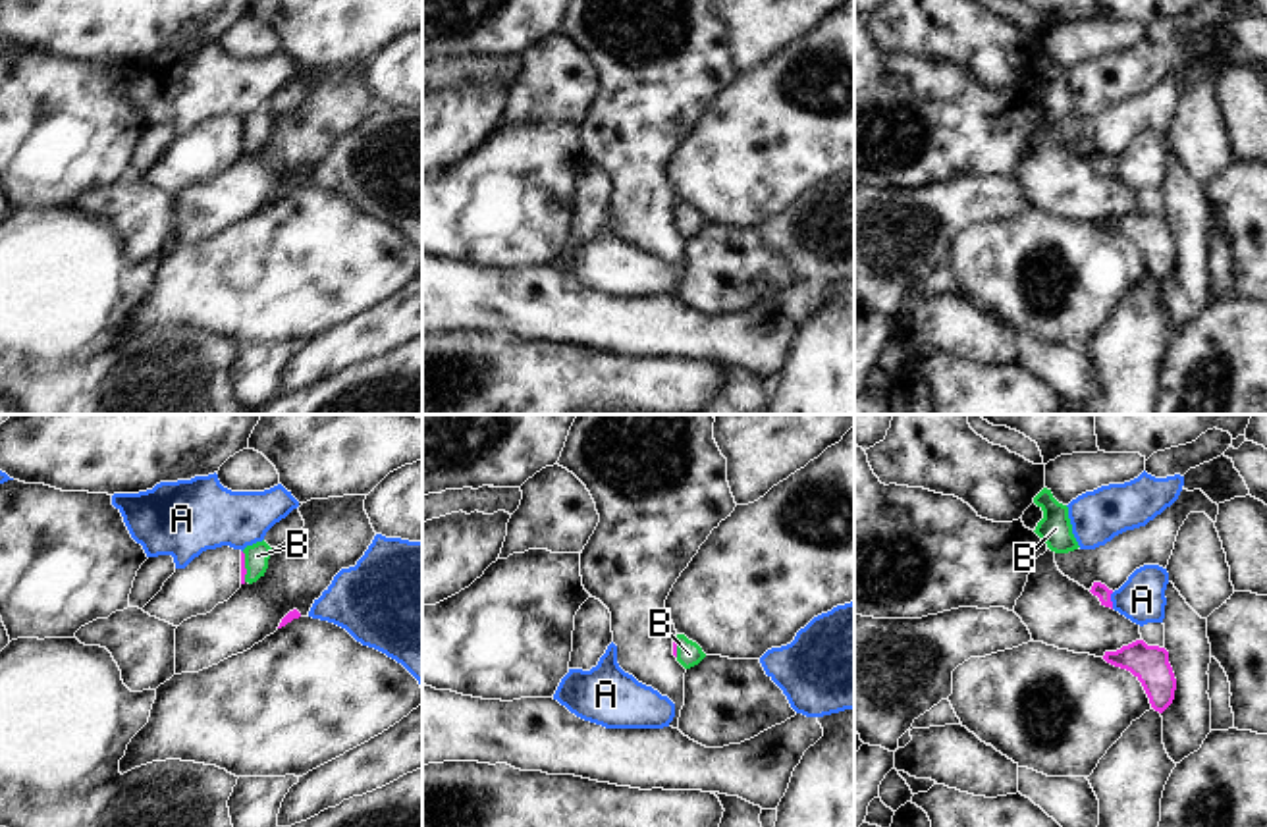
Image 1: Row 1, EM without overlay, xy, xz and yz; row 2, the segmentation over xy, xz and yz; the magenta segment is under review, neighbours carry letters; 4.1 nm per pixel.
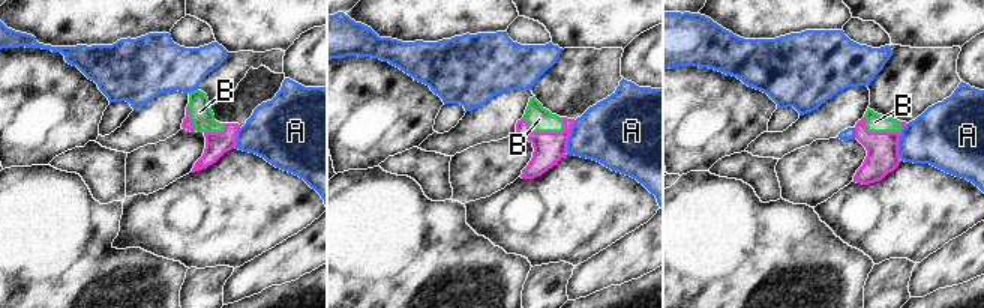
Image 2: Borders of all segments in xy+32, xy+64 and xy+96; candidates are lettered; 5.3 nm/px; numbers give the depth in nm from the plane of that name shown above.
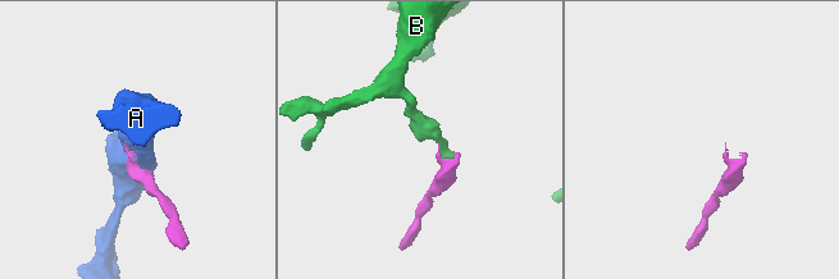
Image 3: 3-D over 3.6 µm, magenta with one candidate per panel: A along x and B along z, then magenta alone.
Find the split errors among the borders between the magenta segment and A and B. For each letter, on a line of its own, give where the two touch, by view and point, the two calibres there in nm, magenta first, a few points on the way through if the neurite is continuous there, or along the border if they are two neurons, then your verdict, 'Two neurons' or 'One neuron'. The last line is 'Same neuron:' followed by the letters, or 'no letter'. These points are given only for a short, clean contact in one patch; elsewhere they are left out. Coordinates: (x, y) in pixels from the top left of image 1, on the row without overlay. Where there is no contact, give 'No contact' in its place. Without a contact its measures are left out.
A: Touches magenta at yz (1109, 168). Thickness 60 nm (magenta) against 190 nm. Two neurons
B: Touches magenta at xy (243, 135). Thickness 30 nm (magenta) against 100 nm. Path across: xy (243, 139), (243, 135), (257, 124). One neuron
Same neuron: B.

